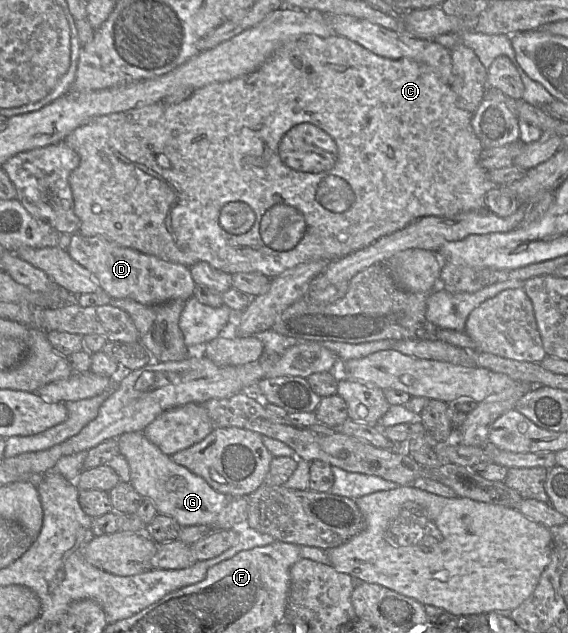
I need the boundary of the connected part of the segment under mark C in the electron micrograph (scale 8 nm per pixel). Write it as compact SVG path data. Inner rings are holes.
M302 35L281 45L254 72L194 90L181 103L170 105L159 102L99 116L70 133L63 142L80 157L78 167L69 176L74 211L80 220L79 233L89 237L100 236L187 267L204 261L231 275L259 272L272 279L304 262L318 259L333 261L363 249L422 217L448 217L488 208L485 195L496 185L489 179L488 170L480 165L479 158L484 147L471 126L472 116L471 112L458 106L458 97L451 86L427 65L407 58L379 56L340 35Z

